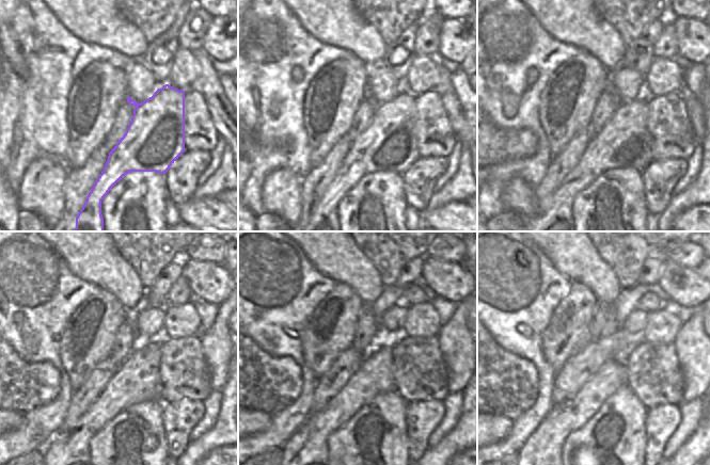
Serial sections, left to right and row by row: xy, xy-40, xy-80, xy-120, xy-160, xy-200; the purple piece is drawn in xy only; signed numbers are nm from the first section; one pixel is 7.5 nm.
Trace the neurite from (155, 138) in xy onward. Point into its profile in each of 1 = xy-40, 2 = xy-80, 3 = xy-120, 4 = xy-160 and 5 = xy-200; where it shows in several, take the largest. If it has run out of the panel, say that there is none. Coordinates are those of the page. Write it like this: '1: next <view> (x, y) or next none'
1: next xy-40 (389, 144)
2: next xy-80 (624, 142)
3: next xy-120 (137, 380)
4: next xy-160 (306, 448)
5: next xy-200 (543, 448)

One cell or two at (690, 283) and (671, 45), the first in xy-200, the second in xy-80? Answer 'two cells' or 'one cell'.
two cells

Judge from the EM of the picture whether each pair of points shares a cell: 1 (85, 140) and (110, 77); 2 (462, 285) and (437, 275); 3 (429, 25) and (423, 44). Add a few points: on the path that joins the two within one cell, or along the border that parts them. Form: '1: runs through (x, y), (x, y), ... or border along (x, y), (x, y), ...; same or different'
1: runs through (95, 124), (103, 111), (103, 103), (112, 93); same
2: runs through (456, 284), (443, 279); same
3: runs through (428, 29), (426, 39); same

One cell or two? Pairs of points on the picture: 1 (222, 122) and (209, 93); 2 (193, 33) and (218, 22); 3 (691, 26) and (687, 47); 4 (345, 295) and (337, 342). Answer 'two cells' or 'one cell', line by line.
1: one cell
2: two cells
3: one cell
4: one cell

